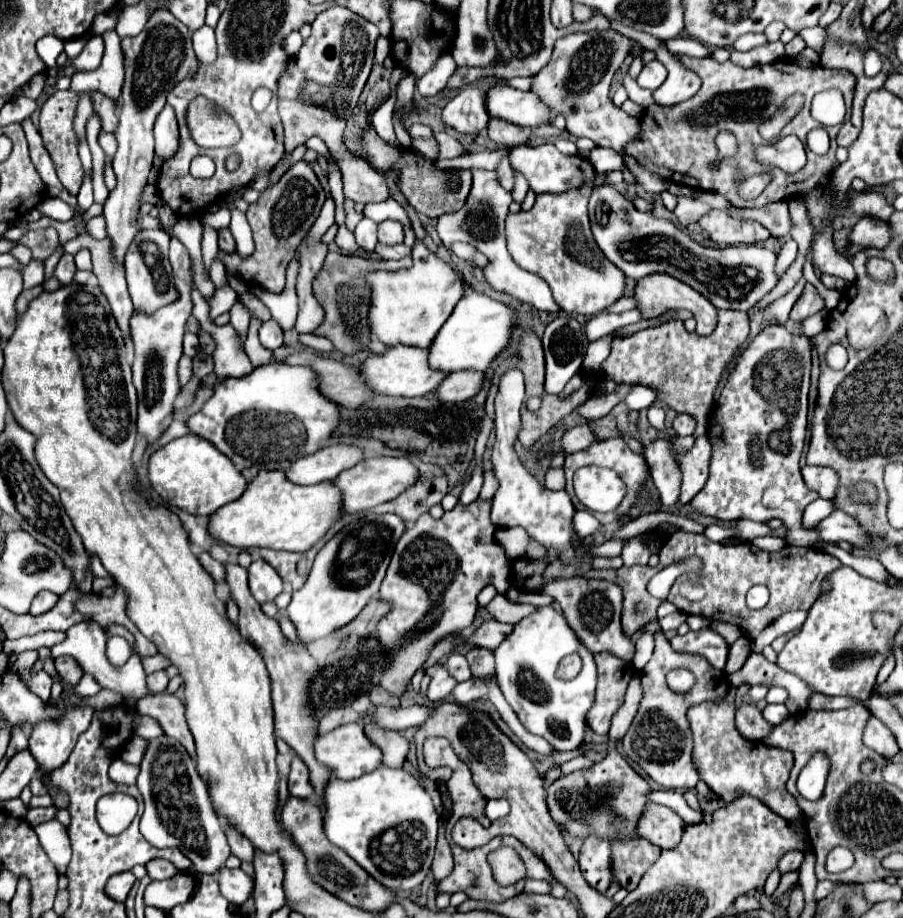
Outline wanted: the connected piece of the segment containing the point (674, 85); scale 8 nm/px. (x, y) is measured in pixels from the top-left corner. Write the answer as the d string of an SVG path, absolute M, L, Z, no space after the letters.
M621 27L619 31L625 33L627 37L635 39L641 47L651 49L657 55L657 59L667 67L667 71L669 71L667 81L659 89L653 91L653 99L657 105L671 107L671 105L677 105L677 103L691 99L699 91L701 79L697 77L697 73L685 69L679 63L679 59L667 51L665 43L659 43L655 37L649 37L647 33L641 33L641 31L635 31L629 27Z

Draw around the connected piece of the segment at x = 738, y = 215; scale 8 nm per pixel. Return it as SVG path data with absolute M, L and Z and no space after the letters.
M775 201L775 203L769 203L759 209L729 207L727 213L729 213L729 217L739 219L739 221L747 221L747 219L759 221L763 227L767 227L771 231L773 237L785 237L789 233L791 223L789 223L789 211L787 211L785 201Z

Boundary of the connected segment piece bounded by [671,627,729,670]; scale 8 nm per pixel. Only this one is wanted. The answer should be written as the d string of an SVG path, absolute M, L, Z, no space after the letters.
M709 627L701 629L701 631L689 631L683 637L675 635L671 639L671 645L675 651L679 649L679 651L687 651L687 653L701 653L714 668L724 670L729 644Z

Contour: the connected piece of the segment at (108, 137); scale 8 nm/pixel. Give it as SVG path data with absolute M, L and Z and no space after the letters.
M99 133L99 145L103 147L103 153L105 153L105 163L111 163L113 155L115 155L115 137L113 133Z

